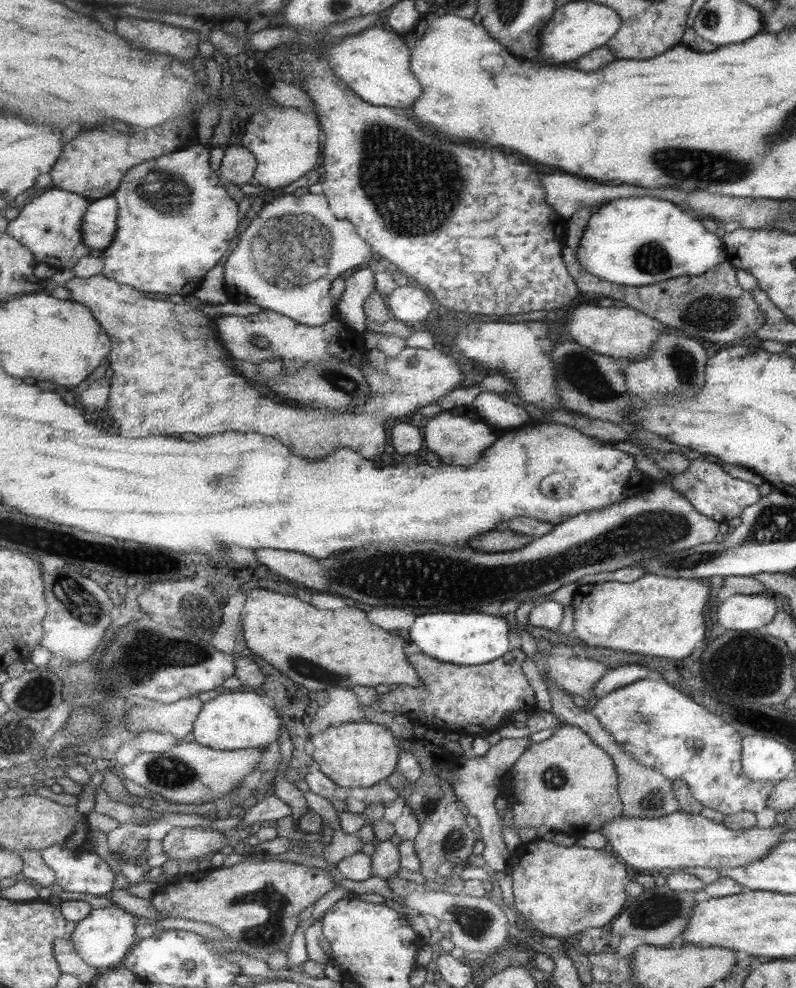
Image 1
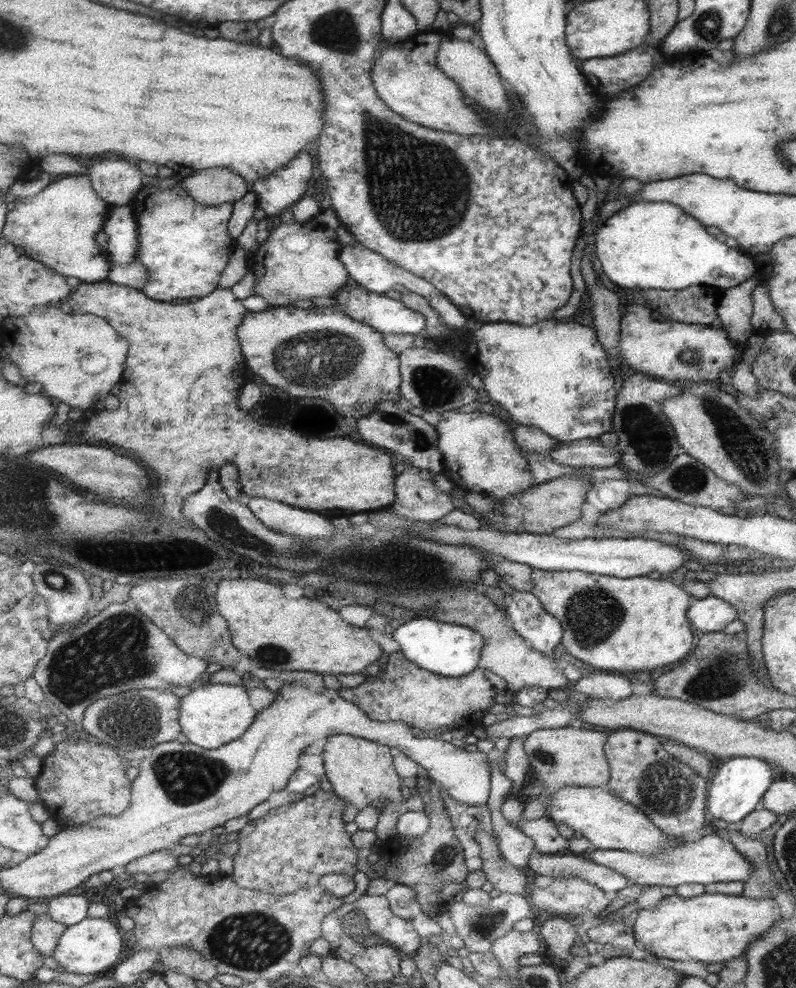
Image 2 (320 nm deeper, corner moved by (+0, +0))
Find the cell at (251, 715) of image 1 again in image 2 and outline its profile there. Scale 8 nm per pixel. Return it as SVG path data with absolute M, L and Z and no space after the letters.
M203 684L182 696L180 701L182 733L189 742L207 750L215 750L240 739L252 726L258 713L243 685Z

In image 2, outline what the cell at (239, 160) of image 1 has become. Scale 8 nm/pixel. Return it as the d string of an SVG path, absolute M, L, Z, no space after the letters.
M226 166L200 170L197 174L185 176L177 184L199 204L213 206L236 203L251 190L242 176Z

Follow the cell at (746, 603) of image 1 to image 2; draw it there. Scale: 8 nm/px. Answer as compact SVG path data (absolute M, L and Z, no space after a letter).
M707 595L694 599L692 607L688 609L687 618L699 634L722 631L728 622L737 620L737 610L724 600Z

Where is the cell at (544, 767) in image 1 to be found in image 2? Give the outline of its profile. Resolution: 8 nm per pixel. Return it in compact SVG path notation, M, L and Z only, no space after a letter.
M572 724L561 728L537 729L525 736L527 762L535 778L540 780L542 790L527 800L522 816L527 816L527 821L545 816L548 796L561 787L605 787L611 778L608 760L603 756L605 743L605 734L601 734L601 731L582 729Z

